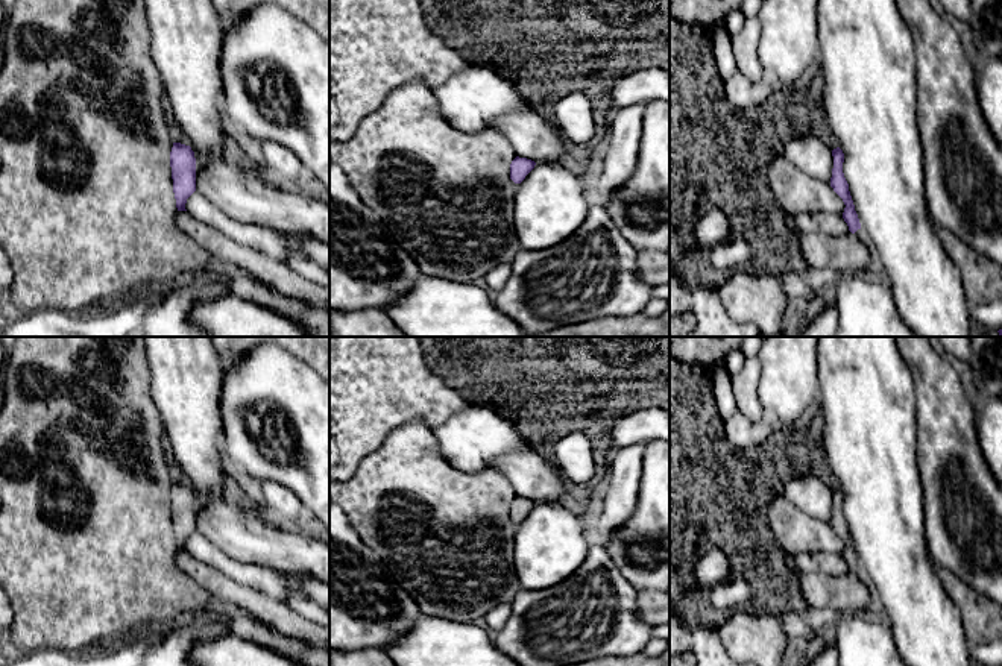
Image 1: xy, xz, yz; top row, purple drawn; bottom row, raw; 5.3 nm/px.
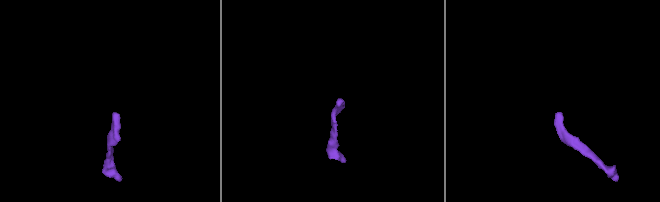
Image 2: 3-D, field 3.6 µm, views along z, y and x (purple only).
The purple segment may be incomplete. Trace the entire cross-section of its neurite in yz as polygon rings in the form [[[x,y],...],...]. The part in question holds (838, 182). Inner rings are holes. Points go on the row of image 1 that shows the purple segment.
[[[837,147],[832,150],[832,156],[833,156],[833,168],[832,168],[830,187],[843,199],[846,205],[843,218],[847,223],[849,231],[855,234],[858,229],[861,229],[861,223],[855,211],[855,205],[849,191],[849,184],[843,173],[844,153],[840,147]]]

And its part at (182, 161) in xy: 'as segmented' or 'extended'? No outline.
as segmented

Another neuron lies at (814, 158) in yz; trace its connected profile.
[[[792,135],[783,144],[782,156],[803,174],[830,184],[833,156],[832,149],[812,135]]]

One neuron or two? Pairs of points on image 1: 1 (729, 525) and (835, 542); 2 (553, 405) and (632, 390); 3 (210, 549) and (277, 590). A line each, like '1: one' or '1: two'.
1: two
2: one
3: one

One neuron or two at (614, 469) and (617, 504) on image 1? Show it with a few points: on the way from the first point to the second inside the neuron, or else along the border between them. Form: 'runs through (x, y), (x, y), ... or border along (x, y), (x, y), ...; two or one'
runs through (617, 478), (617, 495); one

